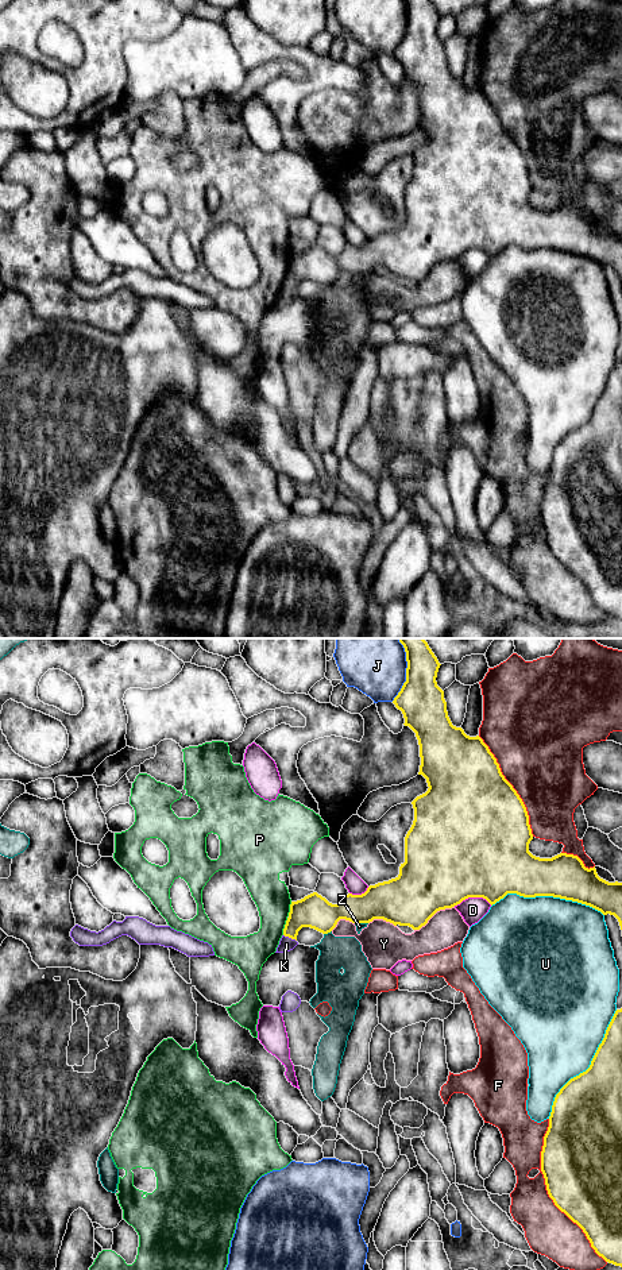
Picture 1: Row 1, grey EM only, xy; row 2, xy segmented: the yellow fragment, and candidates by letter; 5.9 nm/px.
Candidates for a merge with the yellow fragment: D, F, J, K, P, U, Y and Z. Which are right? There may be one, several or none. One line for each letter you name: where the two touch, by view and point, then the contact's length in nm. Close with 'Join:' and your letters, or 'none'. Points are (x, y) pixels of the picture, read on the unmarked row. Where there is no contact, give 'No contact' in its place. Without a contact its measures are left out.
Join: none

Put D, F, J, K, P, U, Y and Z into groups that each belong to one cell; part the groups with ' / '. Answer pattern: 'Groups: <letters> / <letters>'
Groups: D / F / J / K / P / U / Y / Z

